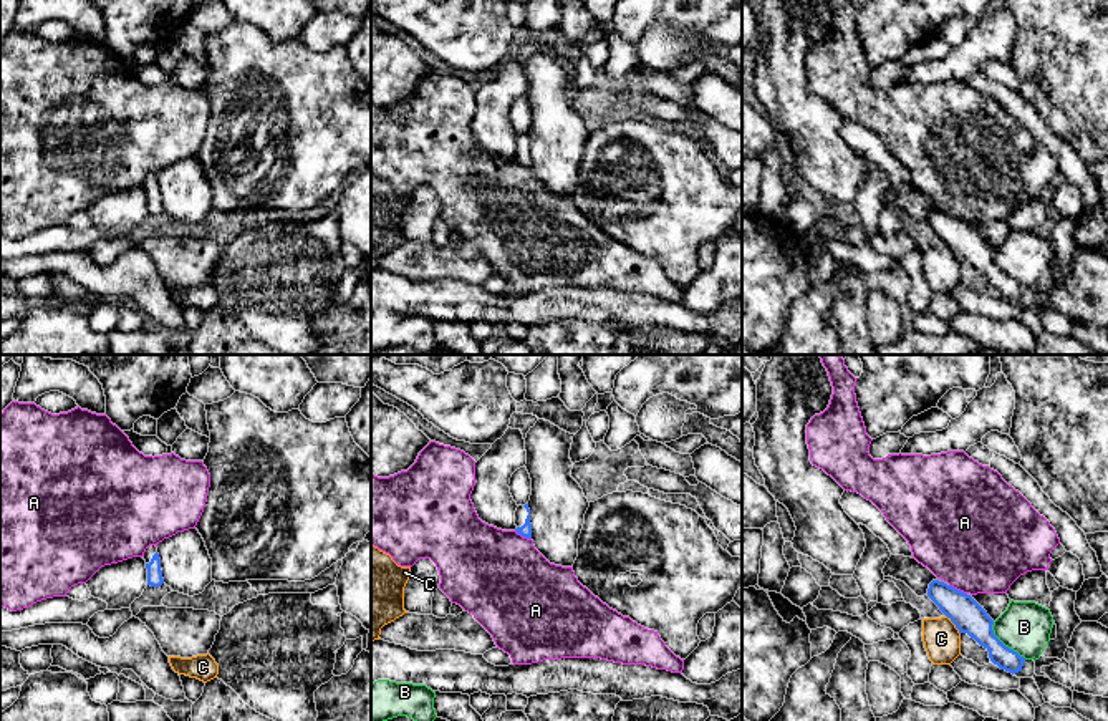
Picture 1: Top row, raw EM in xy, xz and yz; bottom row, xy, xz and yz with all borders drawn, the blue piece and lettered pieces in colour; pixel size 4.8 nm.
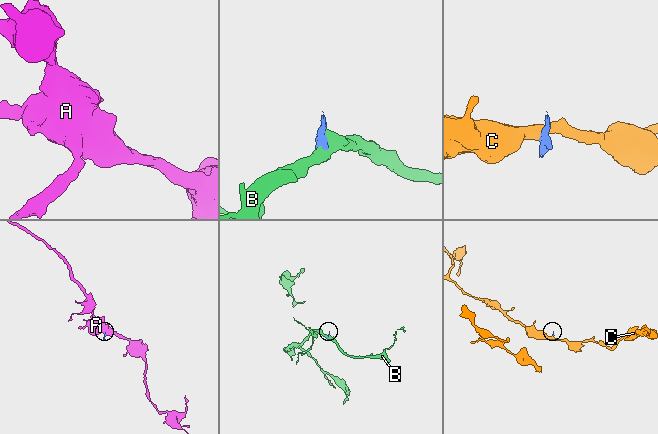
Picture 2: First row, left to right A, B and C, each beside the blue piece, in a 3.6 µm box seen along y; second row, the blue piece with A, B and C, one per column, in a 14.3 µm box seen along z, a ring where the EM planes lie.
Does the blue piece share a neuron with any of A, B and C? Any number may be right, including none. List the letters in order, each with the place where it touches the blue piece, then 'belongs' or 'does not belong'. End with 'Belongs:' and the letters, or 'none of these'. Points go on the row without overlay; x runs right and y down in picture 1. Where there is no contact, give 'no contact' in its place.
A: contact xz (524, 164); does not belong
B: contact yz (1002, 272); does not belong
C: contact yz (954, 252); does not belong
Belongs: none of these

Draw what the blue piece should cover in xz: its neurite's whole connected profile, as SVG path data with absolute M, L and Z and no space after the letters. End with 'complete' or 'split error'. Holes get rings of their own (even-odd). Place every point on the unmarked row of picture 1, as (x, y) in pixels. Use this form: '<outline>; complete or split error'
M528 133L518 134L515 139L515 154L517 162L522 166L532 167L532 152L530 152L530 138Z; split error

